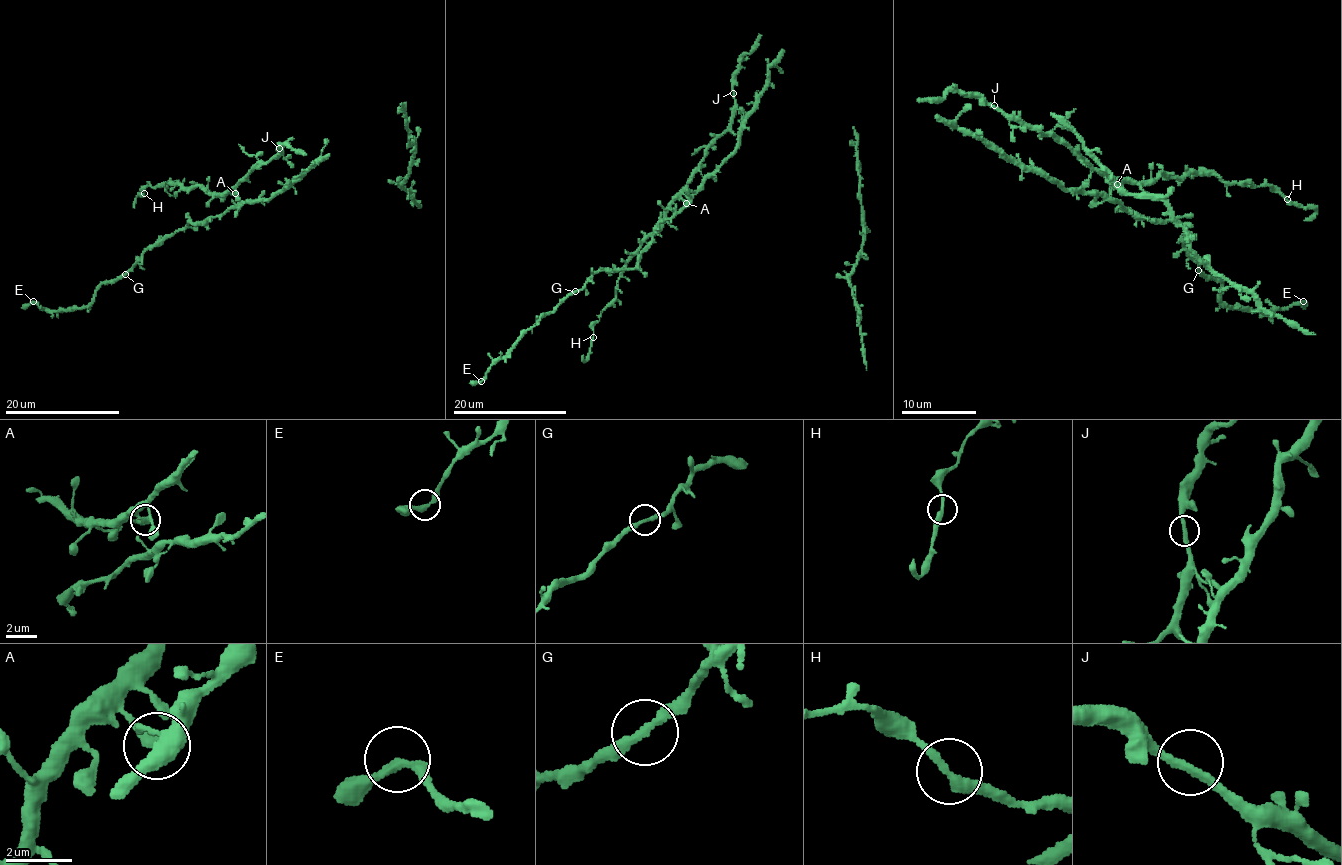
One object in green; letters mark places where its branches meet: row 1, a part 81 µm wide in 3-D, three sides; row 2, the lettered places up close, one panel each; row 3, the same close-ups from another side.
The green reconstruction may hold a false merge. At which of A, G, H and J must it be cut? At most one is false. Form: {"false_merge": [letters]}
{"false_merge": []}

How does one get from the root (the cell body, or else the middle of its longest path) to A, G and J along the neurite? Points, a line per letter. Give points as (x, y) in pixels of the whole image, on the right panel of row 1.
A: (1005, 154), (1039, 169), (1067, 189), (1094, 191), (1109, 197), (1109, 188), (1117, 184)
G: (1005, 154), (1039, 169), (1067, 189), (1102, 192), (1142, 216), (1174, 220), (1185, 229), (1182, 246), (1198, 270)
J: (1005, 154), (1067, 189), (1109, 197), (1113, 183), (1089, 160), (1053, 135), (1007, 118), (994, 105)

